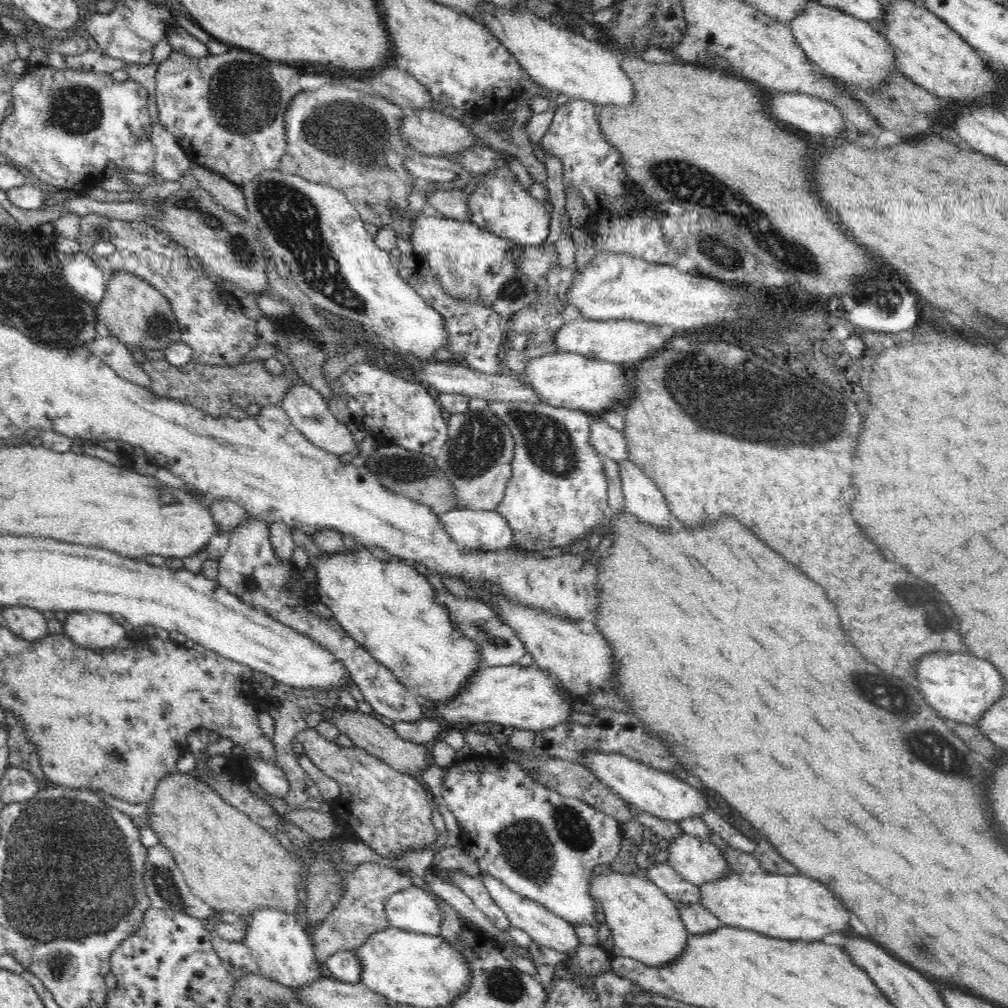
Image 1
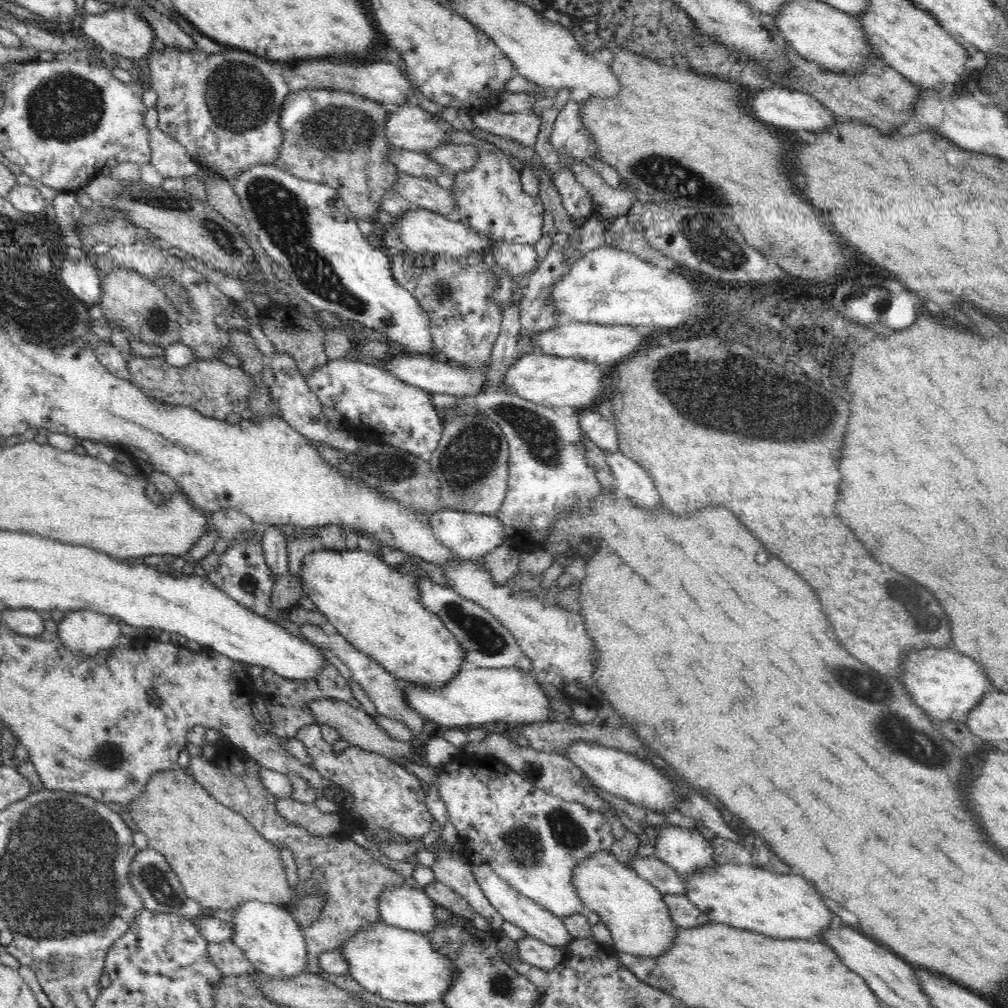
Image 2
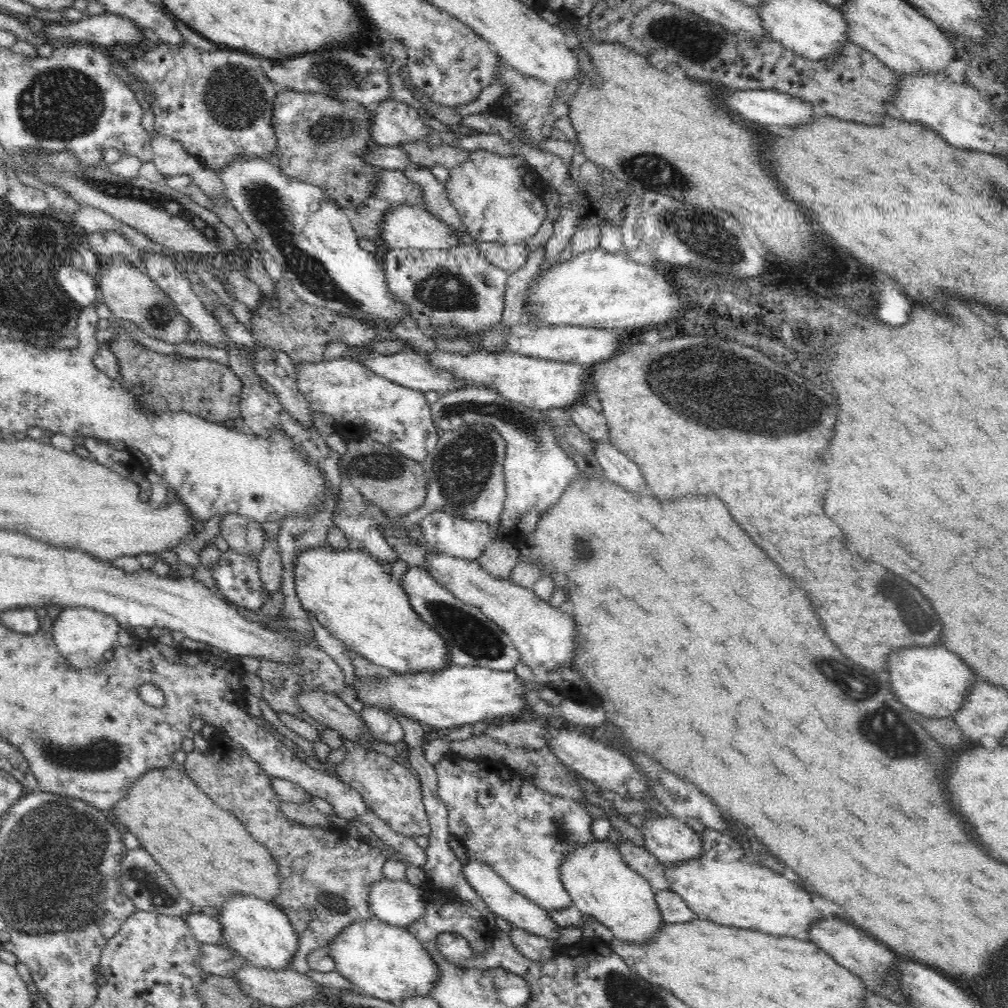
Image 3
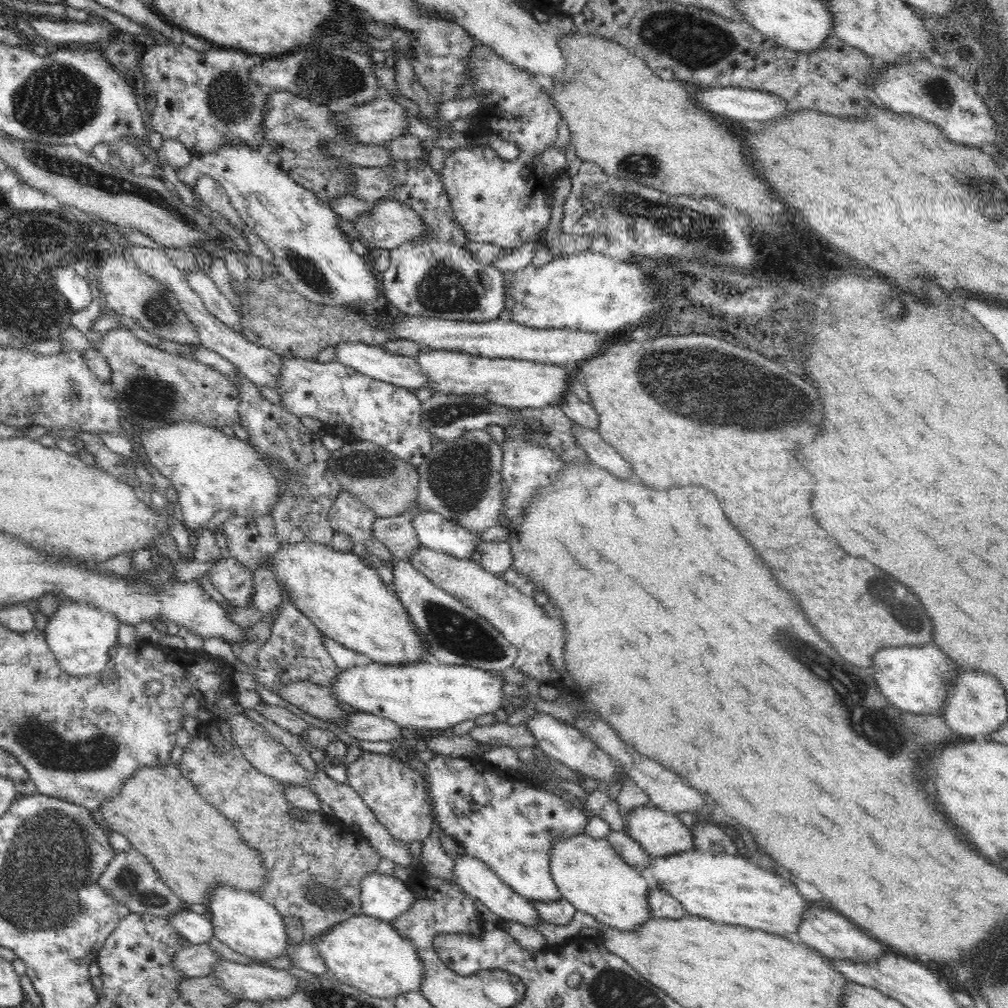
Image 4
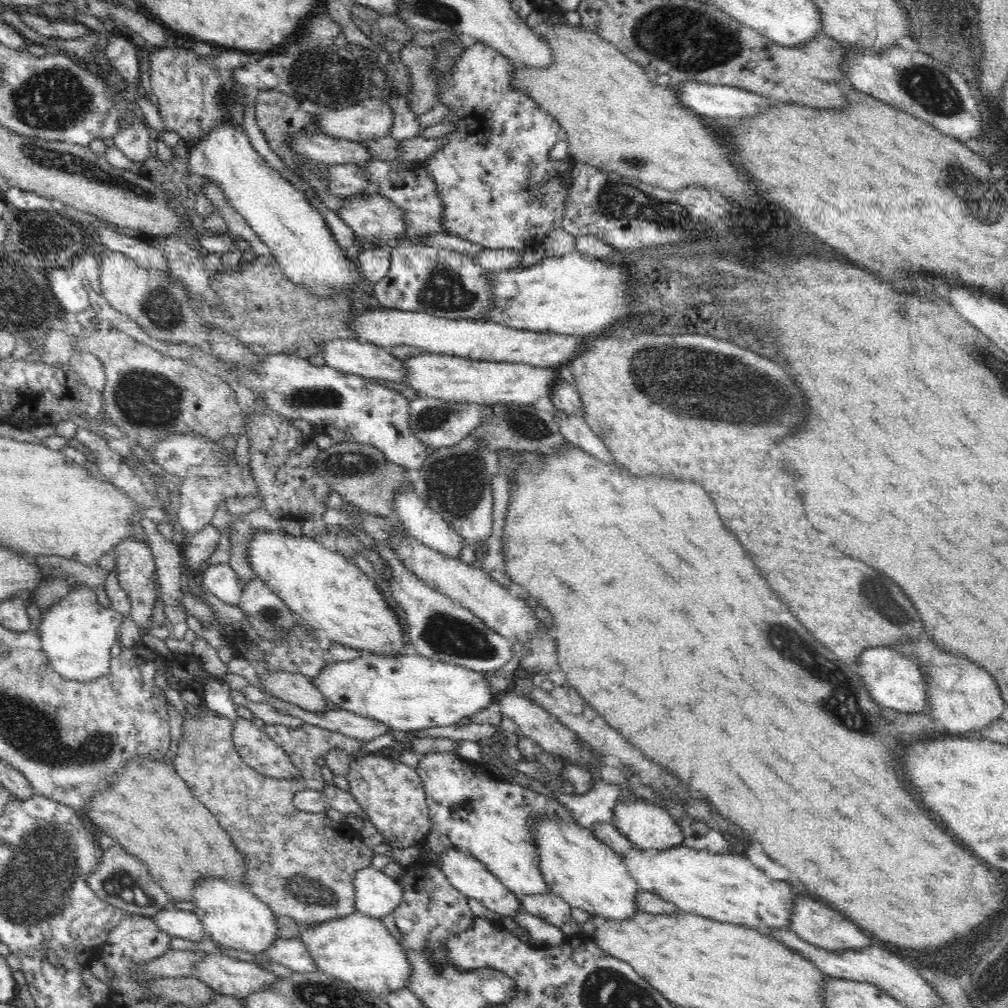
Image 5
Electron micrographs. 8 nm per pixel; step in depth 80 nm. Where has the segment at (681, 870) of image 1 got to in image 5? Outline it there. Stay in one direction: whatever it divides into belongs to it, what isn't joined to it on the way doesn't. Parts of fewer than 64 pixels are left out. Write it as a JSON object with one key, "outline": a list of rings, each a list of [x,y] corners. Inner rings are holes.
{"outline":[[[623,802],[614,805],[614,828],[635,846],[643,849],[669,849],[682,845],[684,833],[668,811],[651,802]]]}

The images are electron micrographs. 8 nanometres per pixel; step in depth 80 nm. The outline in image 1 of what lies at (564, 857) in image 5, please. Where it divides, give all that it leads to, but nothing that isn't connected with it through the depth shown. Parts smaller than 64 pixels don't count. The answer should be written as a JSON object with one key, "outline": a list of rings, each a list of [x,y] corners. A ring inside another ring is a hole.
{"outline":[[[610,868],[606,874],[593,874],[589,880],[590,896],[604,911],[605,923],[613,933],[613,956],[628,957],[648,966],[665,965],[679,957],[689,932],[675,902],[660,888],[639,874],[615,872]]]}

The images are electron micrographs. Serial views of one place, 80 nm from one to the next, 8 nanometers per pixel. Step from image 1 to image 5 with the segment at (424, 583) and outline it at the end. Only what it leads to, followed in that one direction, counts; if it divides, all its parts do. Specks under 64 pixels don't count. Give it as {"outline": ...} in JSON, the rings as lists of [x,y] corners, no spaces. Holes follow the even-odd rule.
{"outline":[[[256,530],[247,542],[248,561],[255,577],[261,578],[287,604],[287,607],[302,617],[311,628],[324,630],[335,644],[356,648],[362,652],[378,655],[400,655],[403,644],[402,626],[394,611],[386,605],[382,593],[374,585],[371,575],[364,573],[352,560],[339,553],[327,550],[314,540],[304,540],[304,536],[292,536],[282,531]]]}

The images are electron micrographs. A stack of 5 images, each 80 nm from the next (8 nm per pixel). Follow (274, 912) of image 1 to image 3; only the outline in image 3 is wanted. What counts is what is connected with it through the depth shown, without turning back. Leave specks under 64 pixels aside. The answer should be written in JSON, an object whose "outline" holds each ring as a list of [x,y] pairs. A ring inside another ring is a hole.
{"outline":[[[236,894],[236,896],[230,896],[219,908],[217,919],[222,925],[222,940],[227,943],[229,948],[238,951],[249,963],[268,970],[289,969],[289,962],[294,956],[294,952],[298,950],[299,935],[294,932],[287,913],[274,903],[254,896]]]}

